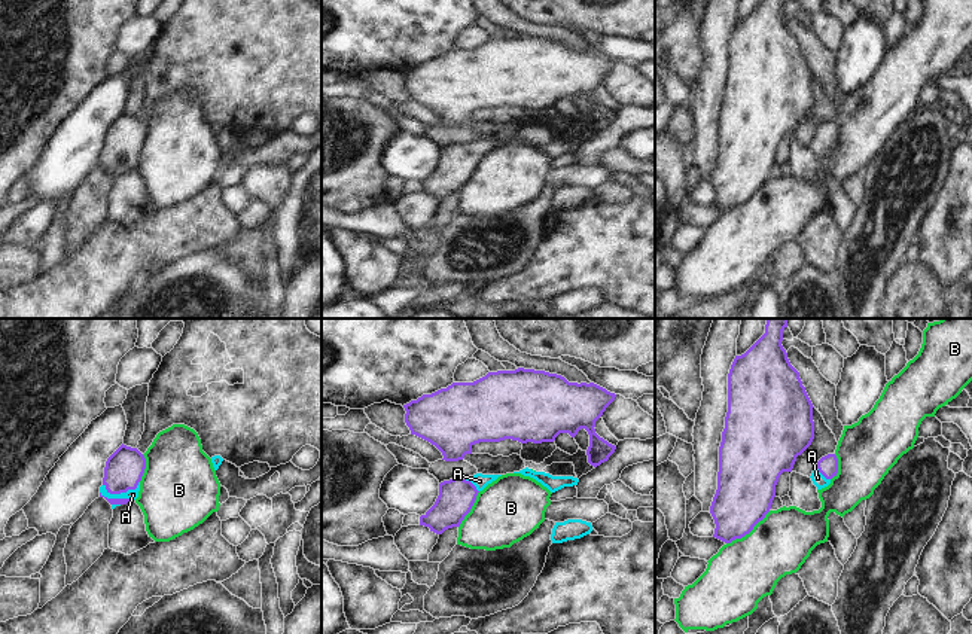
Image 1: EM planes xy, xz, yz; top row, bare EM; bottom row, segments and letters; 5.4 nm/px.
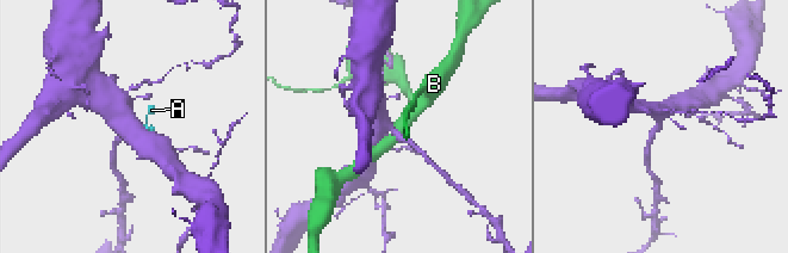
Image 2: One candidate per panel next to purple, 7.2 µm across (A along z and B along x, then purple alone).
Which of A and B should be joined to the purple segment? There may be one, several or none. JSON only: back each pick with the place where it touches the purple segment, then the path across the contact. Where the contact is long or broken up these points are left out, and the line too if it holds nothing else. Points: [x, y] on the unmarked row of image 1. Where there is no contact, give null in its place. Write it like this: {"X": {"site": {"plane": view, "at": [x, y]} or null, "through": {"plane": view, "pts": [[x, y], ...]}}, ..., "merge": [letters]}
{"A": {"site": {"plane": "xy", "at": [122, 158]}, "through": {"plane": "xy", "pts": [[124, 136], [122, 158], [133, 161]]}}, "merge": ["A"]}

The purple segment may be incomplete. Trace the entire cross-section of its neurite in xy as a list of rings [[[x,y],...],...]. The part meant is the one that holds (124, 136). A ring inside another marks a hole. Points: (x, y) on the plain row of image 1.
[[[122,110],[106,128],[100,164],[104,164],[112,176],[135,167],[144,135],[144,122]]]

